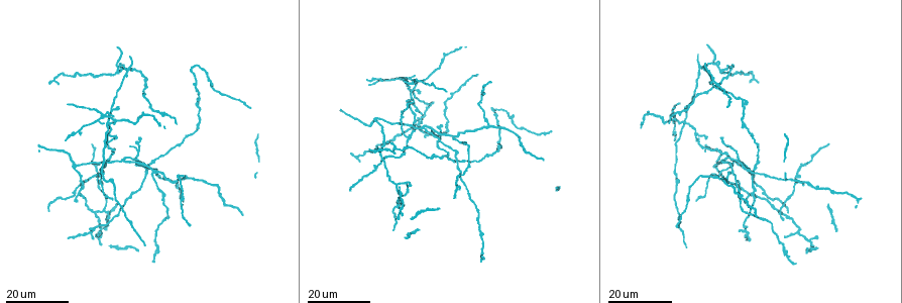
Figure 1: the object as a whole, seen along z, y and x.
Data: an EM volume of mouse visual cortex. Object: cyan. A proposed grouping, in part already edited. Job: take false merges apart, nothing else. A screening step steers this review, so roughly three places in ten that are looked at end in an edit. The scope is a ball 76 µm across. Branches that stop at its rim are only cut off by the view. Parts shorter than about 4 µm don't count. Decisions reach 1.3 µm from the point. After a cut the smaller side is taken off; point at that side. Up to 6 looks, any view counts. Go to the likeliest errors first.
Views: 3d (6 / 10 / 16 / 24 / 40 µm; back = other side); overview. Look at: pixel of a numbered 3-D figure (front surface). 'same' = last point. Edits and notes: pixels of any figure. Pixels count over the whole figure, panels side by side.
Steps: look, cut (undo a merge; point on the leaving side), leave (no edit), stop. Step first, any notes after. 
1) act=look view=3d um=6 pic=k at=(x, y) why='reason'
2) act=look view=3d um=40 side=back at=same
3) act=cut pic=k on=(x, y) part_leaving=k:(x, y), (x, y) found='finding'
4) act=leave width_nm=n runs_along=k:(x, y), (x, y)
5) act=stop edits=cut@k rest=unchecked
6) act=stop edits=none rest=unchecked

act=look view=3d um=16 pic=1 at=(738, 160)

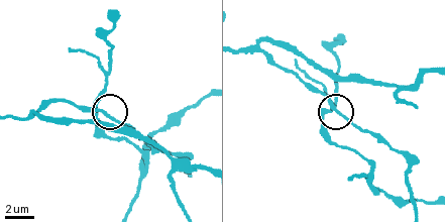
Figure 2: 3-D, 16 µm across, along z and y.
act=look view=3d um=10 pic=2 at=(333, 105) why='closer look'

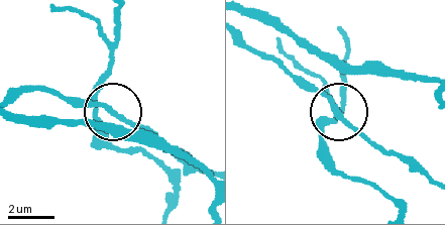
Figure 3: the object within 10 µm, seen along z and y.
act=leave found='continuous, no second neuron'

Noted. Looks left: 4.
act=look view=3d um=16 pic=1 at=(695, 135) why='thin arm on a thick one'

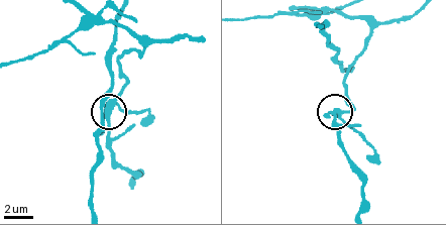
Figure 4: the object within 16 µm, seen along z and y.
act=look view=3d um=6 pic=4 at=(339, 114)

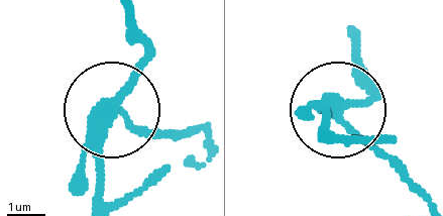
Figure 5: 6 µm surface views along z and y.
act=leave width_nm=280 runs_along=5:(330, 136), (333, 110), (405, 175) found='all the same neuron'

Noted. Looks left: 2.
act=look view=3d um=24 pic=1 at=(454, 136) why='branch point'

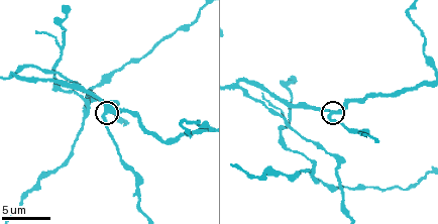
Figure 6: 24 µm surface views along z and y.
act=look view=3d um=10 pic=6 at=(106, 114)

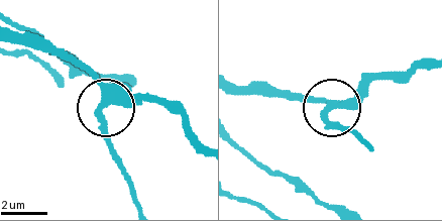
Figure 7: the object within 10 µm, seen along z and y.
act=leave runs_along=7:(236, 86), (323, 99), (340, 132) found='continuous, no second neuron'

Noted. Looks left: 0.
act=stop edits=none rest=unchecked

